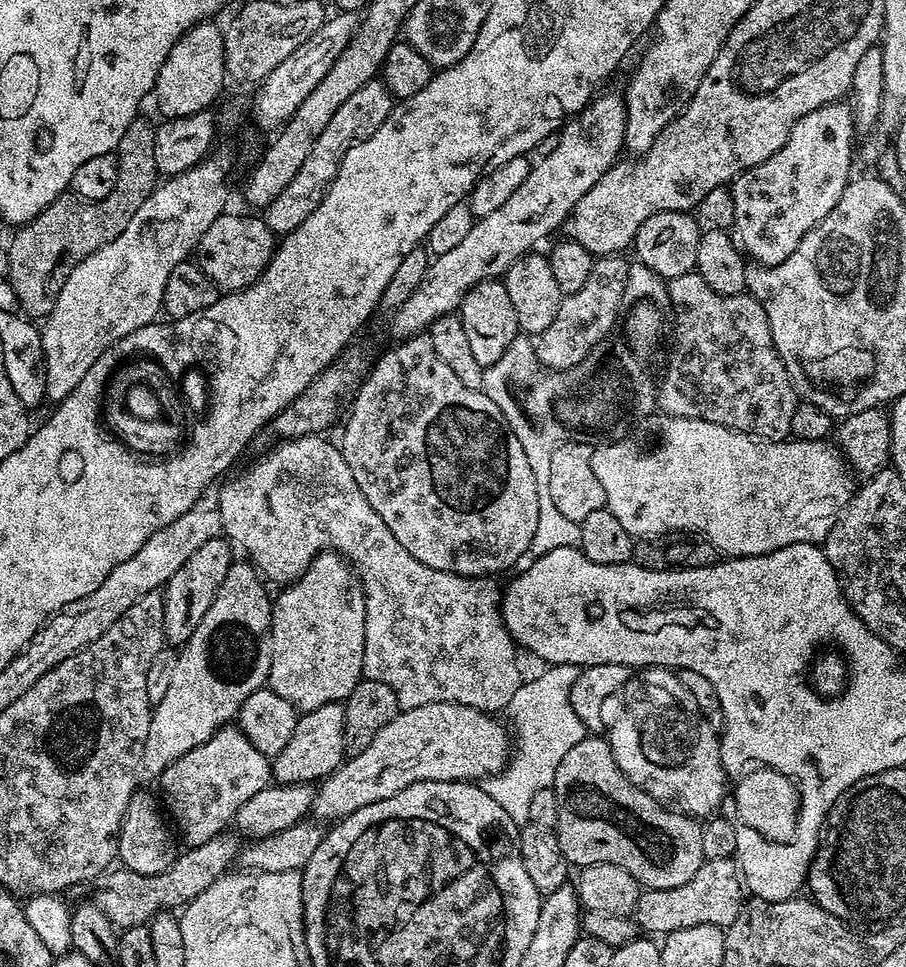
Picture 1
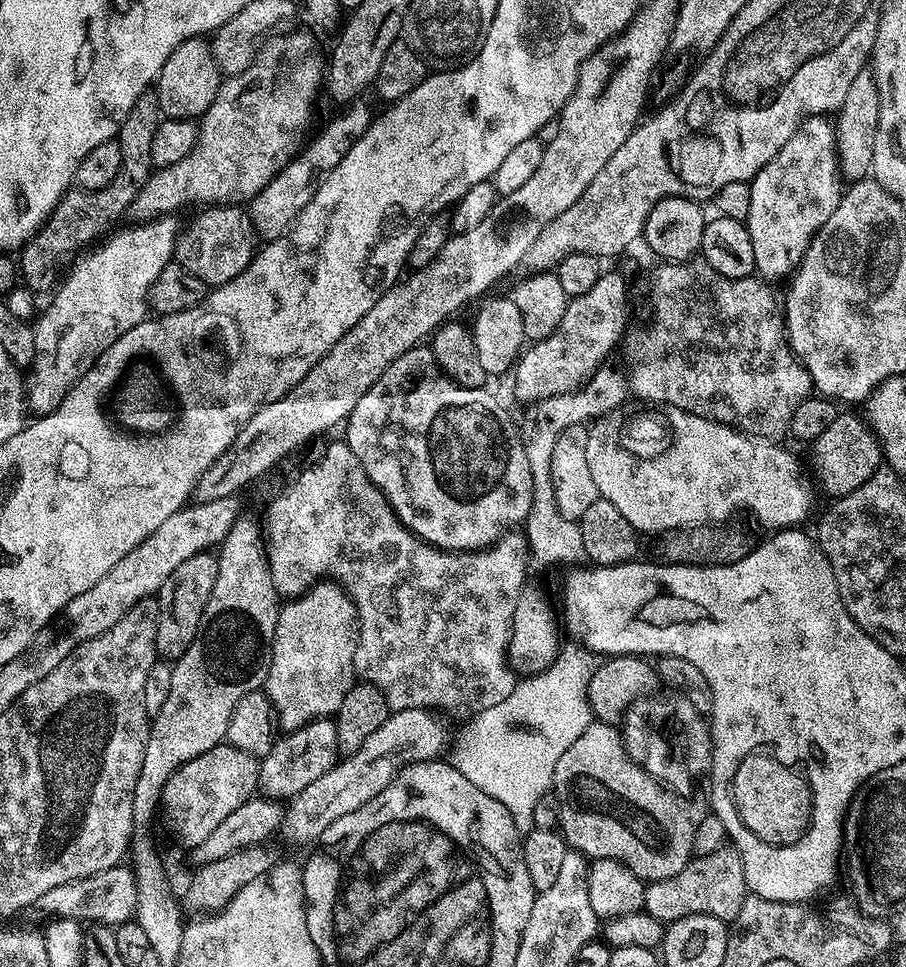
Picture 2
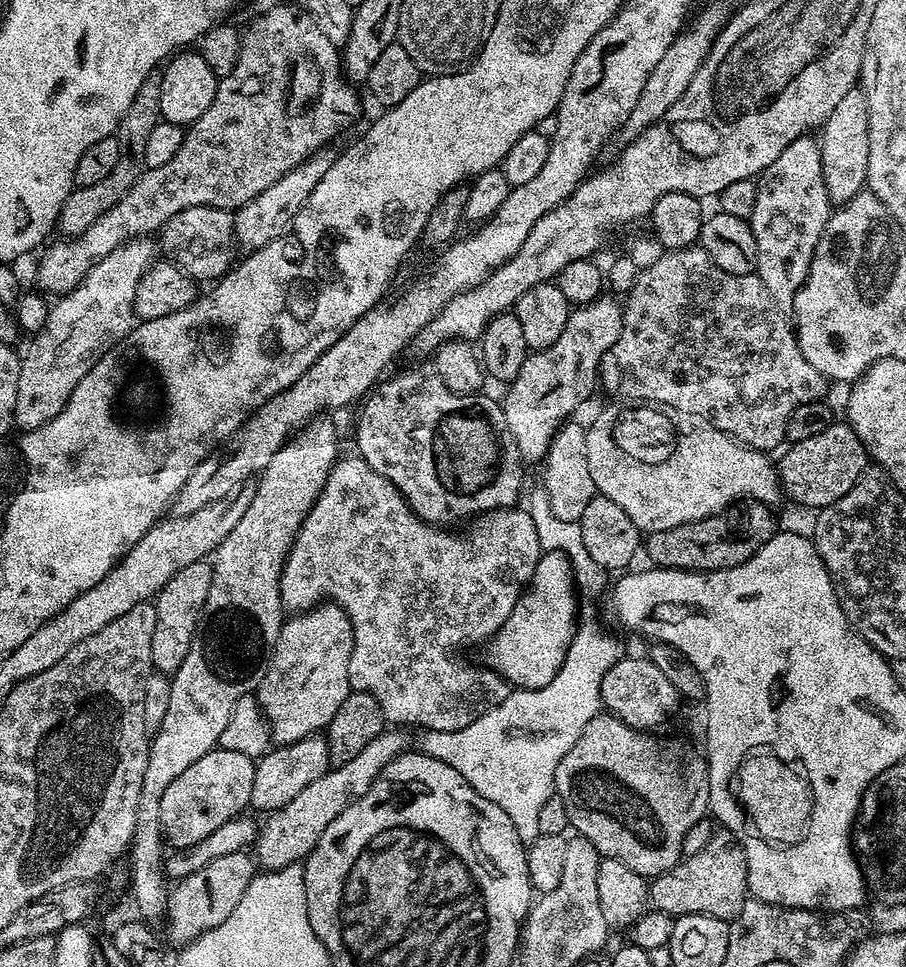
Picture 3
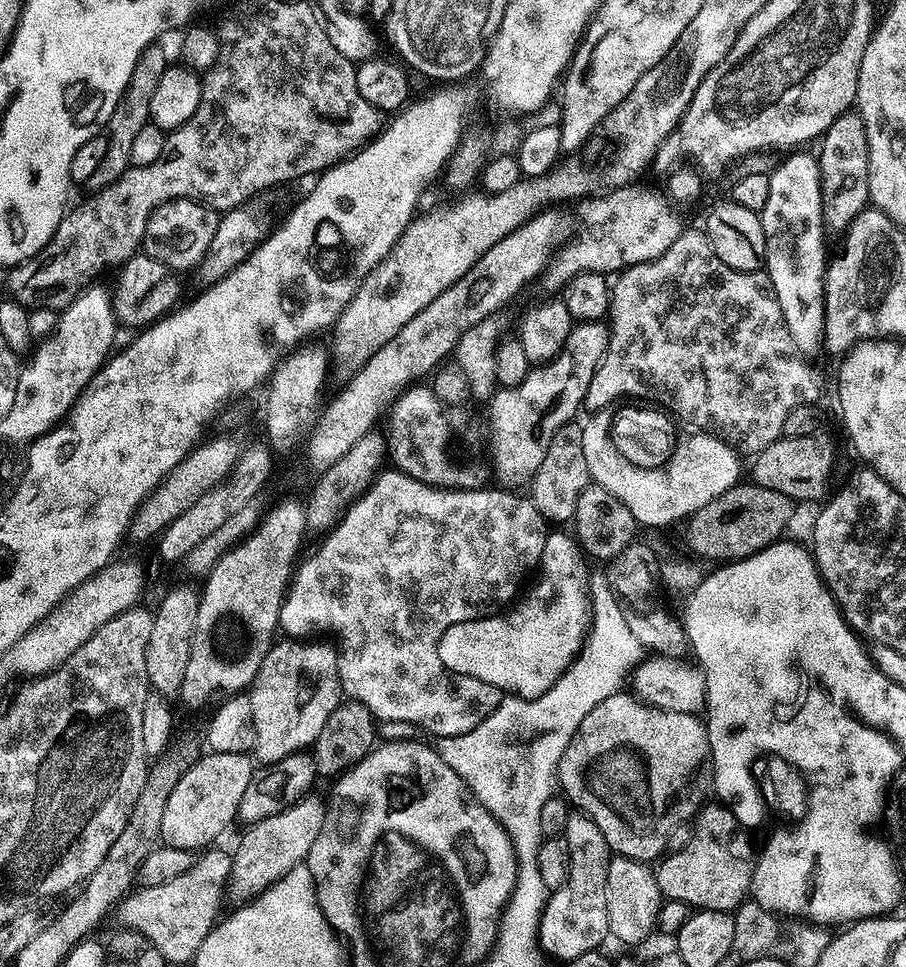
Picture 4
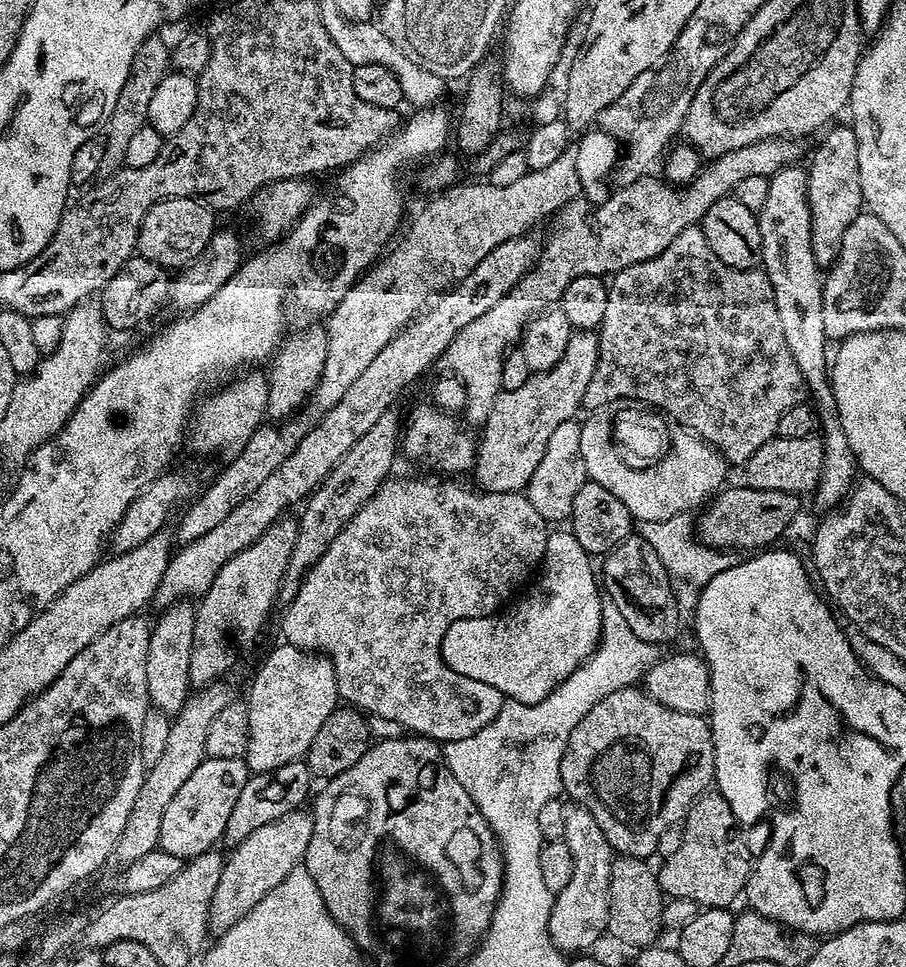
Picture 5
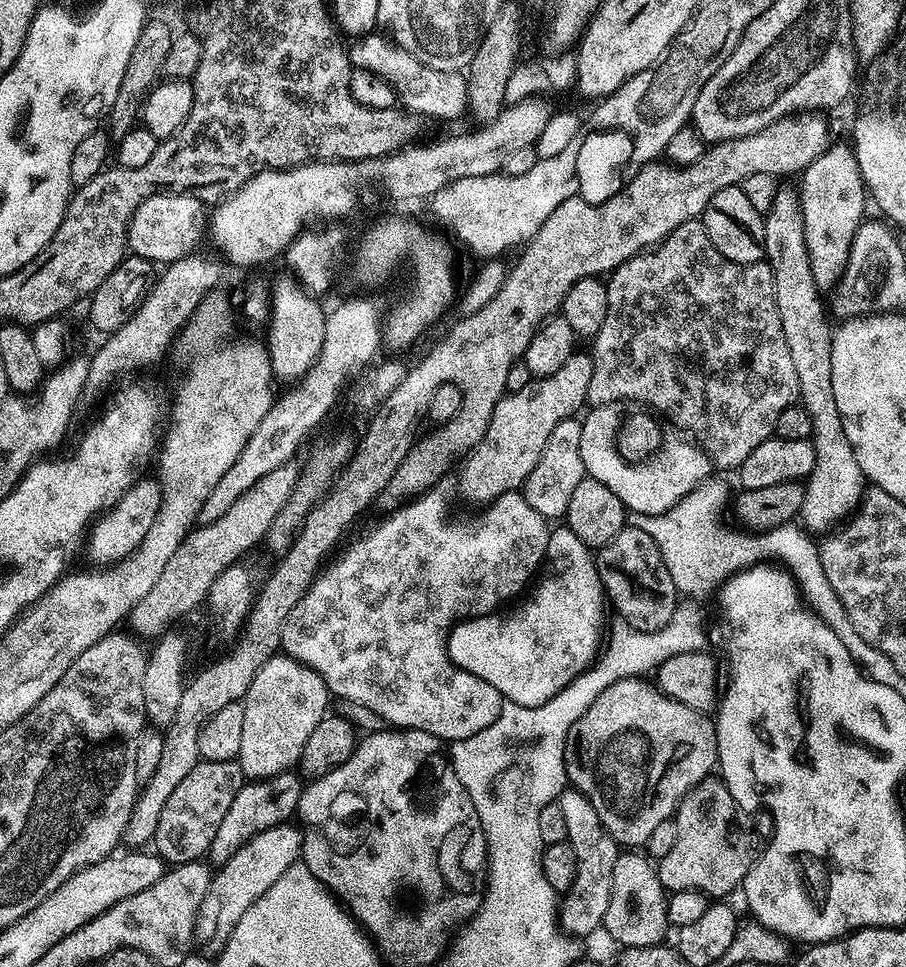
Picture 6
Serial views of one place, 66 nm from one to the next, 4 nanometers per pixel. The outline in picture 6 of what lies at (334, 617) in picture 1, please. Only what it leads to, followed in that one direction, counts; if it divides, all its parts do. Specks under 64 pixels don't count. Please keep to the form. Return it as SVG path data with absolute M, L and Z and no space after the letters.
M277 654L258 670L250 690L242 701L242 746L238 763L249 781L269 780L295 769L306 746L306 738L314 734L314 726L329 711L330 693L322 677L294 658Z

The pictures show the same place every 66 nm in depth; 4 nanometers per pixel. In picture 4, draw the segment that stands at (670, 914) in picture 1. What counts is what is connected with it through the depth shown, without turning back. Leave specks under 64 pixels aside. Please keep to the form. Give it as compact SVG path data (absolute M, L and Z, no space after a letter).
M705 803L694 817L696 830L692 834L688 845L680 848L676 853L665 855L655 865L656 881L660 887L660 895L664 900L677 900L688 905L692 910L709 908L715 912L732 912L745 903L752 887L752 870L754 867L754 852L752 856L752 844L740 825L740 820L728 808L720 804Z

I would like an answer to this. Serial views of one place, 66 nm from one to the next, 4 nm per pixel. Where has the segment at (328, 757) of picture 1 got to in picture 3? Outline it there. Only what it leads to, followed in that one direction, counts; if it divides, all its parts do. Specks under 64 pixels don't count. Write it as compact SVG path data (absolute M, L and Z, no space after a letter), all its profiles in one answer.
M323 735L307 736L293 744L282 744L273 747L265 756L256 760L254 770L254 790L250 790L250 805L257 813L271 814L286 802L291 802L296 795L302 794L310 782L322 778L330 771L328 763L328 742Z

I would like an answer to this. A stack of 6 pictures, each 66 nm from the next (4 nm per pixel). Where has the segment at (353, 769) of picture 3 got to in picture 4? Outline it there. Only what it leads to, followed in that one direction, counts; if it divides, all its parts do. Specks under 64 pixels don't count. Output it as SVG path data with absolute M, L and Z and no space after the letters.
M309 794L286 810L270 814L270 818L262 818L256 824L247 825L243 829L244 837L236 844L236 852L231 853L231 895L233 892L240 902L254 898L294 870L294 866L305 863L310 846L314 846L314 838L318 838L322 830L325 815L325 801L323 804L316 794Z

